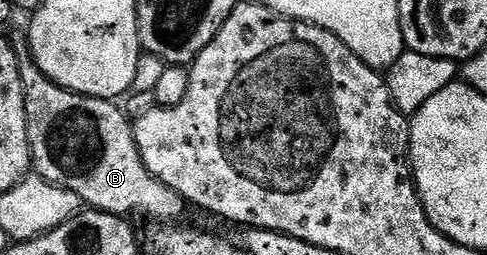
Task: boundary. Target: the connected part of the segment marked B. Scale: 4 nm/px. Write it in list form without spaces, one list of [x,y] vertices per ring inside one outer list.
[[[34,64],[24,65],[23,86],[27,90],[27,121],[31,131],[31,153],[36,163],[45,162],[42,176],[46,181],[75,193],[84,205],[119,217],[131,213],[143,214],[165,224],[180,221],[187,203],[179,193],[153,177],[136,144],[132,119],[127,118],[114,101],[105,98],[85,98],[64,86],[58,86]]]

